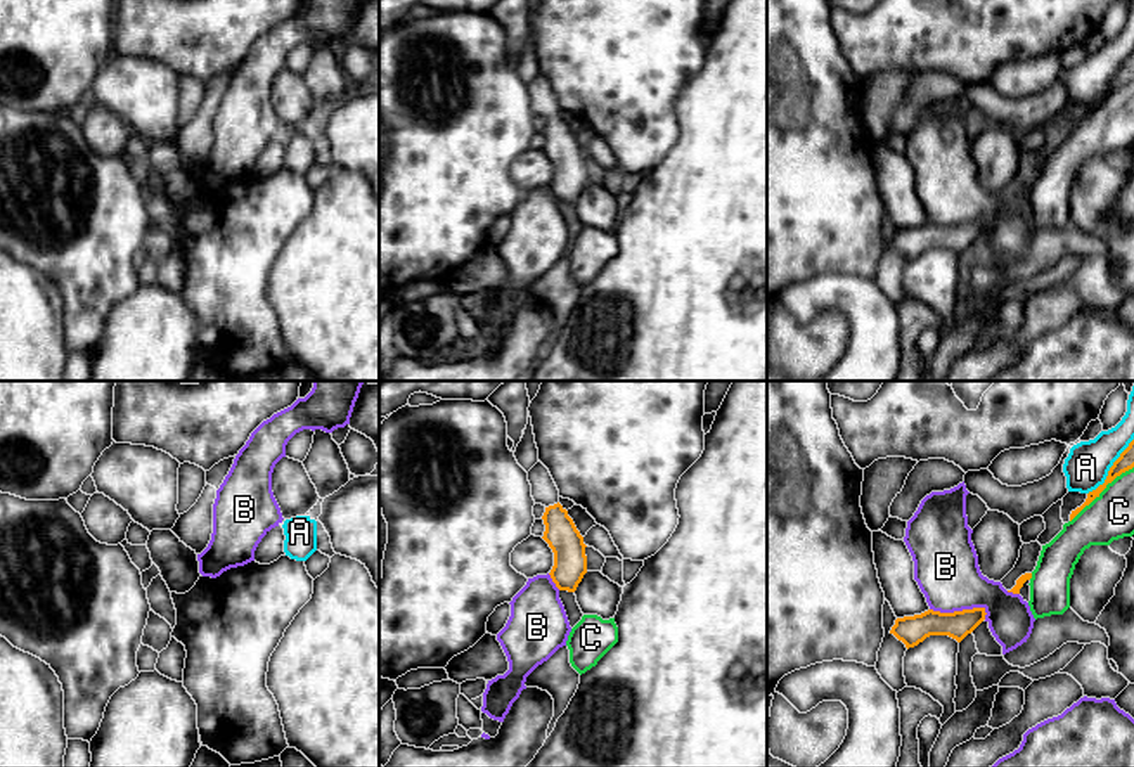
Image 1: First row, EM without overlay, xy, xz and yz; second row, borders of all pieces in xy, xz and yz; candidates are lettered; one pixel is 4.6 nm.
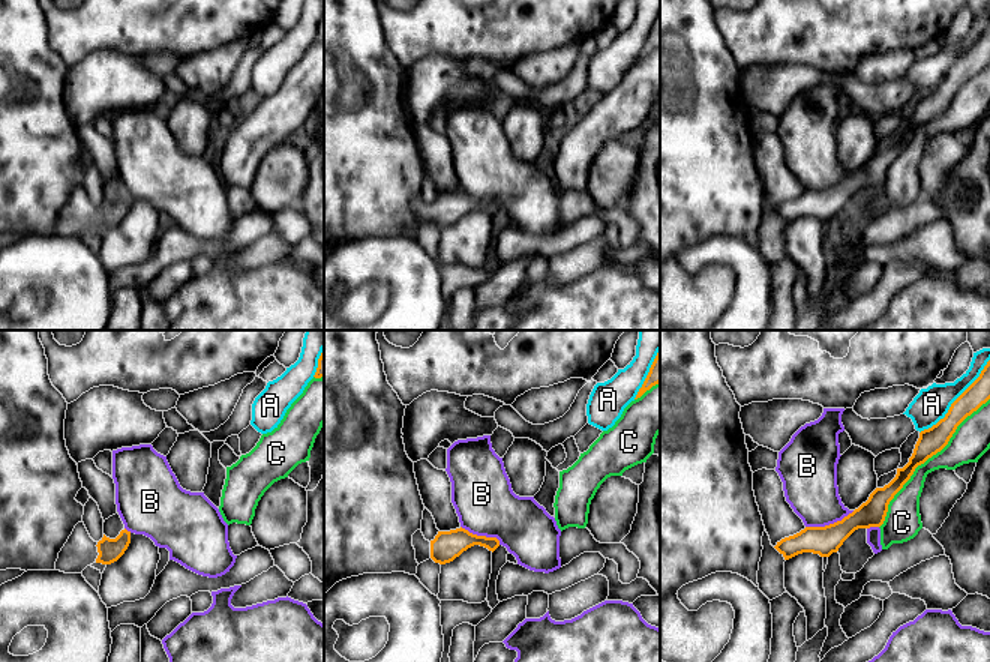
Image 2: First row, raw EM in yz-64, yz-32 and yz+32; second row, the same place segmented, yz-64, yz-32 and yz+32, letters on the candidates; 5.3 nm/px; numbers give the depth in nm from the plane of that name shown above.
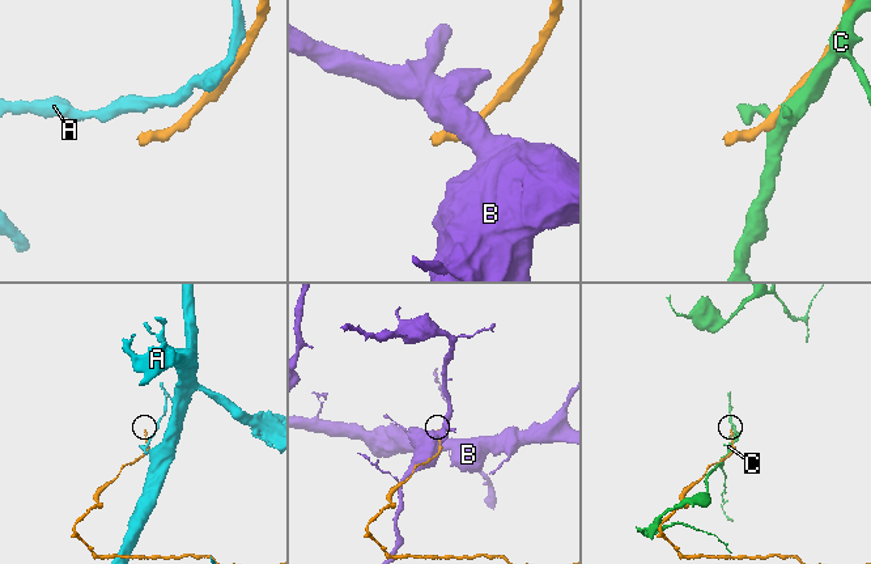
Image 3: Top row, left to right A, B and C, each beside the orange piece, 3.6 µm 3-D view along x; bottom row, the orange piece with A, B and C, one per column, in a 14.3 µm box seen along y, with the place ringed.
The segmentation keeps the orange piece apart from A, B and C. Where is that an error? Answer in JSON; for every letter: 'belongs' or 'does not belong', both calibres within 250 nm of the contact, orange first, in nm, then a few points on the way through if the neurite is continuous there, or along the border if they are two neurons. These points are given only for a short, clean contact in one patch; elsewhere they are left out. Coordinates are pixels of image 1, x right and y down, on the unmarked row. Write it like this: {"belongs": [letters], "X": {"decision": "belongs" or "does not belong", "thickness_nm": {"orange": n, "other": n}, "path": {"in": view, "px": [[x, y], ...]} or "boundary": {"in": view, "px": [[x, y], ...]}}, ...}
{"belongs": [], "A": {"decision": "does not belong", "thickness_nm": {"orange": 80, "other": 200}}, "B": {"decision": "does not belong", "thickness_nm": {"orange": 140, "other": 300}, "boundary": {"in": "yz", "px": [[930, 220], [940, 224], [982, 220], [987, 225]]}}, "C": {"decision": "does not belong", "thickness_nm": {"orange": 80, "other": 220}}}

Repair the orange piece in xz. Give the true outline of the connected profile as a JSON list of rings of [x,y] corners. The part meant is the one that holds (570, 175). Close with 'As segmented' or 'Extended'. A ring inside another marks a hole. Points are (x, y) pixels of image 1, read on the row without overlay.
[[[540,73],[528,83],[528,93],[535,116],[545,119],[542,151],[554,164],[554,178],[549,187],[559,203],[575,204],[587,185],[583,149],[568,123],[559,116],[559,102]]]. Extended

